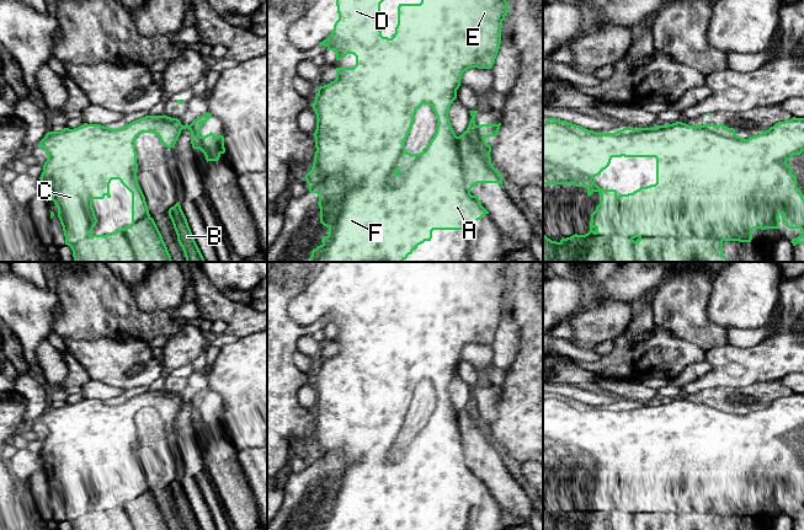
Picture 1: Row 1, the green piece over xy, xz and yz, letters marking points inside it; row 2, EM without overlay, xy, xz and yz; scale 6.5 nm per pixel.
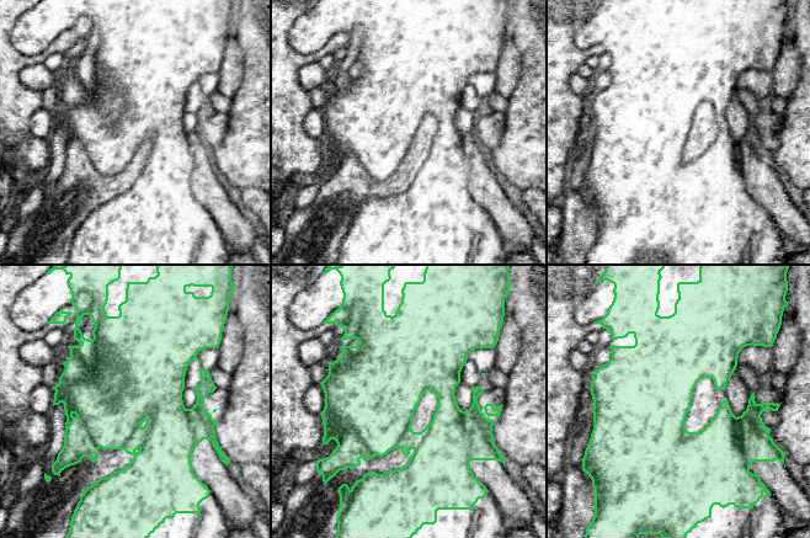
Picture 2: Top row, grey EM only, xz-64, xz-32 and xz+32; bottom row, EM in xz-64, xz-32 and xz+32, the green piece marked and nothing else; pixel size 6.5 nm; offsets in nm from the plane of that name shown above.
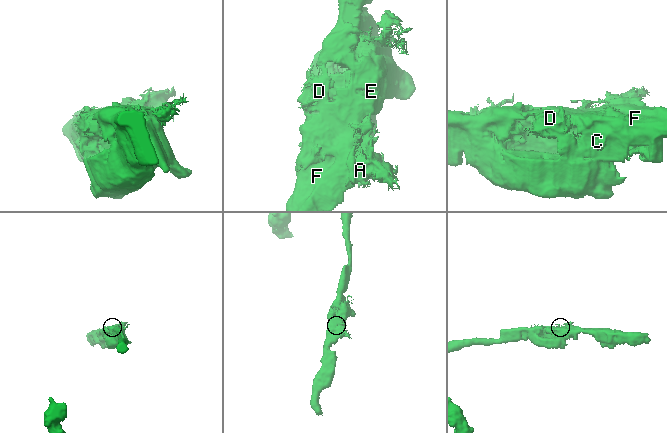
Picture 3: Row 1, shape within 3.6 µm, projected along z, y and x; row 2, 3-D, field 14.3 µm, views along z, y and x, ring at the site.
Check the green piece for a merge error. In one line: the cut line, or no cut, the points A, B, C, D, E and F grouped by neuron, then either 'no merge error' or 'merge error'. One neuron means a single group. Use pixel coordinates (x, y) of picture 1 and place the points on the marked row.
no cut; A B C D E F; no merge error

